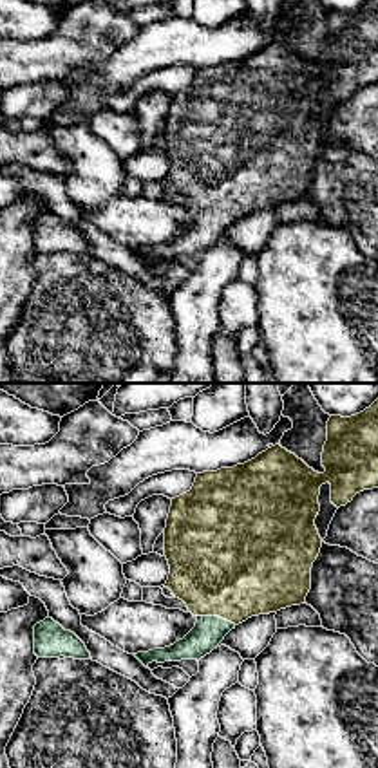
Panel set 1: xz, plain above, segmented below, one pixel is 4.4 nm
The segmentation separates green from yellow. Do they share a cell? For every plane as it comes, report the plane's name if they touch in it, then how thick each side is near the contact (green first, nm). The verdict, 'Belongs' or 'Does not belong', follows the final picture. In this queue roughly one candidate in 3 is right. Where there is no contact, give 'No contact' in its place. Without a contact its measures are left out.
Touches green in xz. Thickness 140 nm (green) against 500 nm

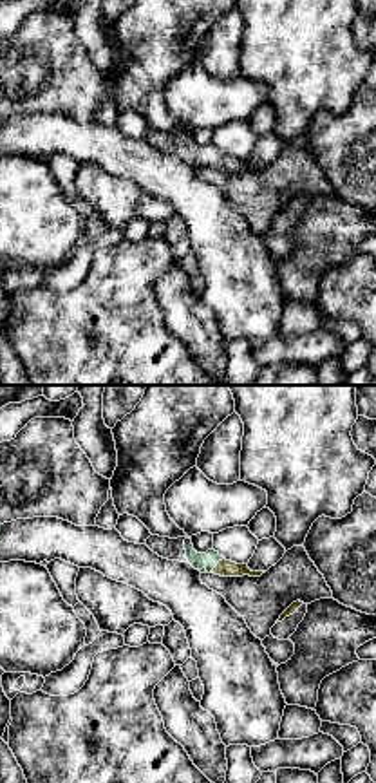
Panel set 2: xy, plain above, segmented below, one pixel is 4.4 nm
Touches green in xy. Thickness 70 nm (green) against 80 nm

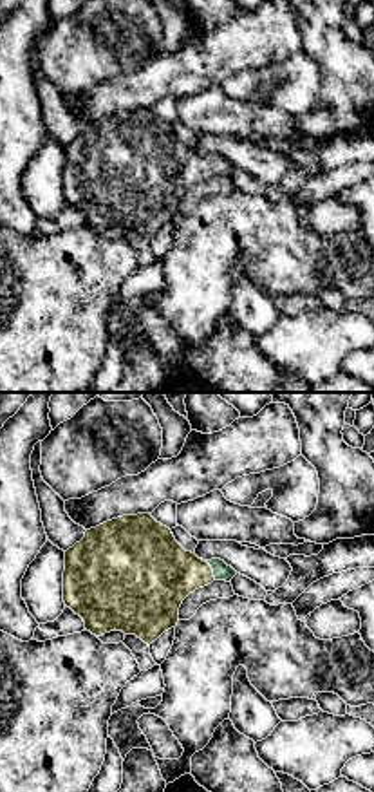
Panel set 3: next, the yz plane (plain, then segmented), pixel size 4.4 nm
Touches green in yz. Thickness 80 nm (green) against 340 nm

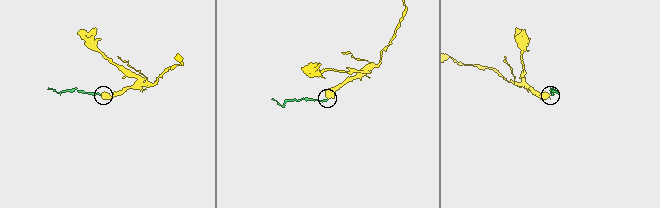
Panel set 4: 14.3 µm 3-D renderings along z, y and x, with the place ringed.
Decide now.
Belongs

